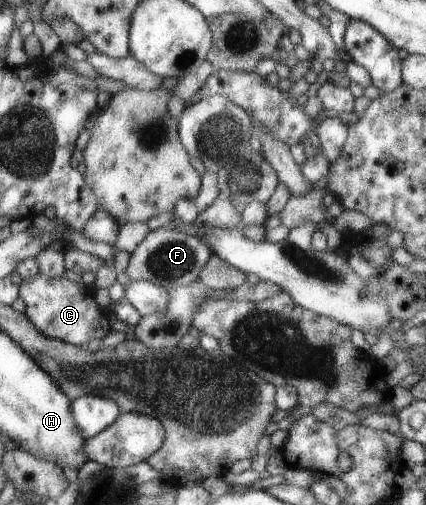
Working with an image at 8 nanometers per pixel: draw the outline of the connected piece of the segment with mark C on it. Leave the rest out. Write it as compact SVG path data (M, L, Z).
M39 274L32 279L24 279L19 285L19 298L24 302L25 314L33 326L46 337L80 347L86 347L93 340L104 339L108 333L108 318L94 302L94 288L84 283L70 282L66 277L48 278Z

